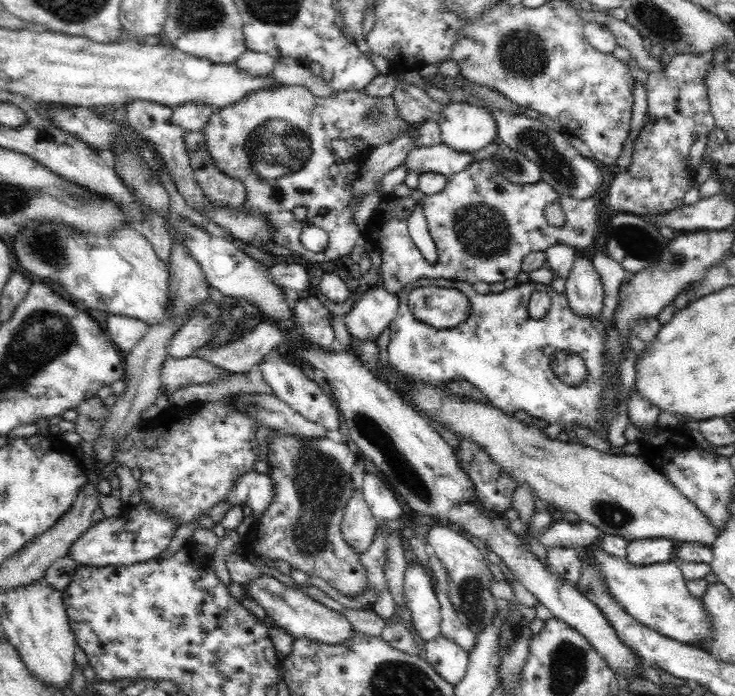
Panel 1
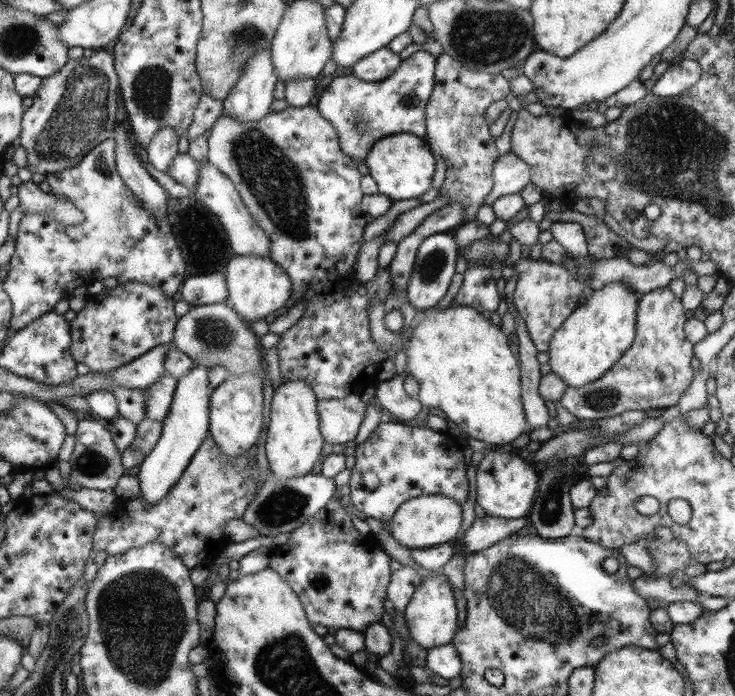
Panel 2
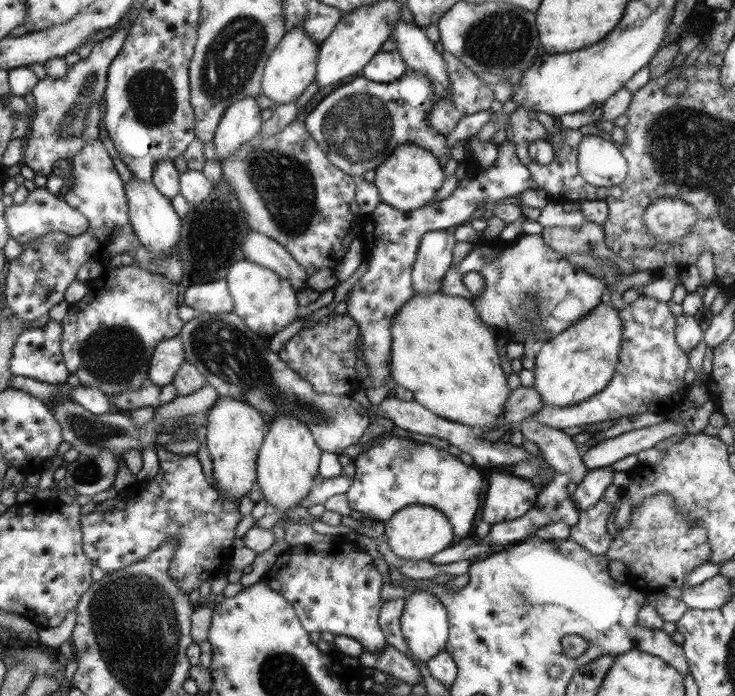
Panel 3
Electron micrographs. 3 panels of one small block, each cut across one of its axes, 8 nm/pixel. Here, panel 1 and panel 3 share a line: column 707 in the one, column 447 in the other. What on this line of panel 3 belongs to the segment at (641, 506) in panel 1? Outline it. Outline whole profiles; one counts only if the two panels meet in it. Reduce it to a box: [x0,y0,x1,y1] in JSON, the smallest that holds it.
[384,504,454,560]

